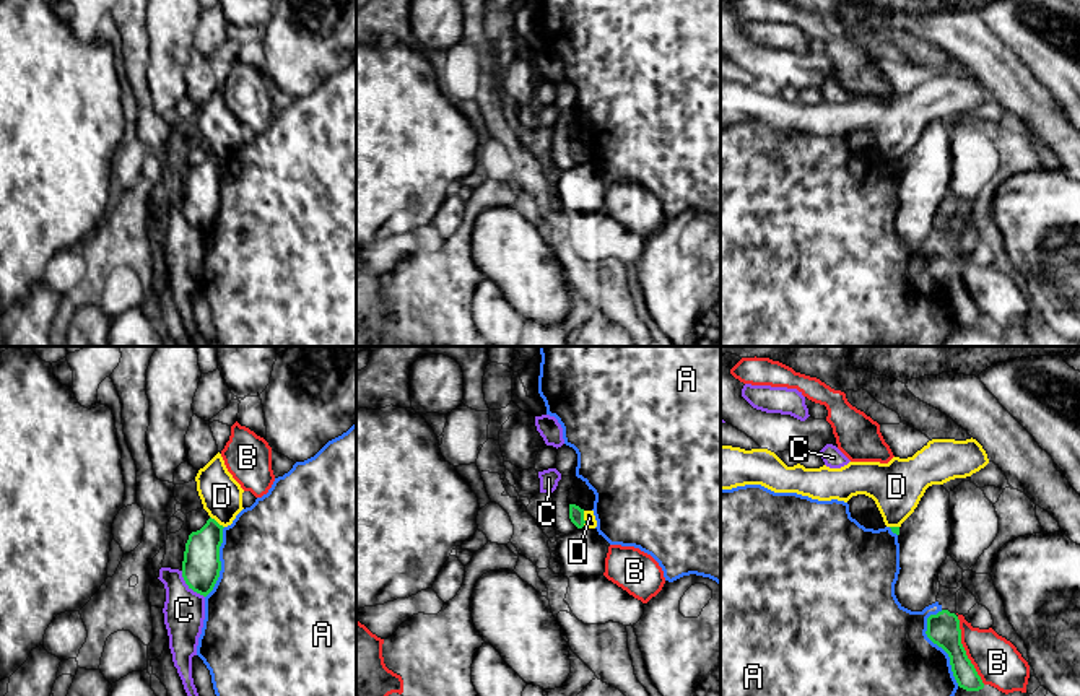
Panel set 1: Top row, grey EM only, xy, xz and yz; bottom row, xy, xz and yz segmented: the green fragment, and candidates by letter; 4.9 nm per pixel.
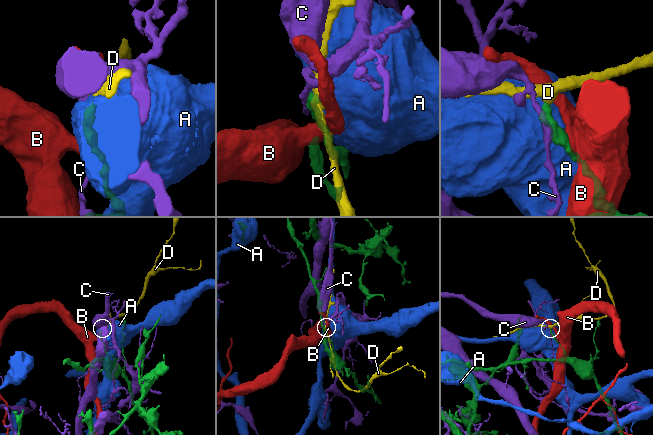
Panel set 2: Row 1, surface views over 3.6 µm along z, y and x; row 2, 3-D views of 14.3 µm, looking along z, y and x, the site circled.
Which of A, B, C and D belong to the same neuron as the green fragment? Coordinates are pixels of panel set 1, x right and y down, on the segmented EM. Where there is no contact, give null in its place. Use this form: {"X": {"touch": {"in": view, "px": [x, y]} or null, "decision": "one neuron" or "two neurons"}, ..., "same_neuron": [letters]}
{"A": {"touch": {"in": "yz", "px": [939, 646]}, "decision": "two neurons"}, "B": {"touch": {"in": "yz", "px": [965, 651]}, "decision": "two neurons"}, "C": {"touch": {"in": "xy", "px": [189, 586]}, "decision": "two neurons"}, "D": {"touch": {"in": "xz", "px": [583, 519]}, "decision": "two neurons"}, "same_neuron": []}

